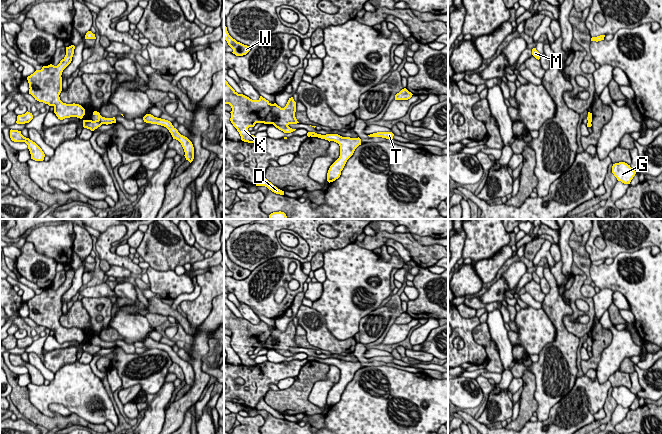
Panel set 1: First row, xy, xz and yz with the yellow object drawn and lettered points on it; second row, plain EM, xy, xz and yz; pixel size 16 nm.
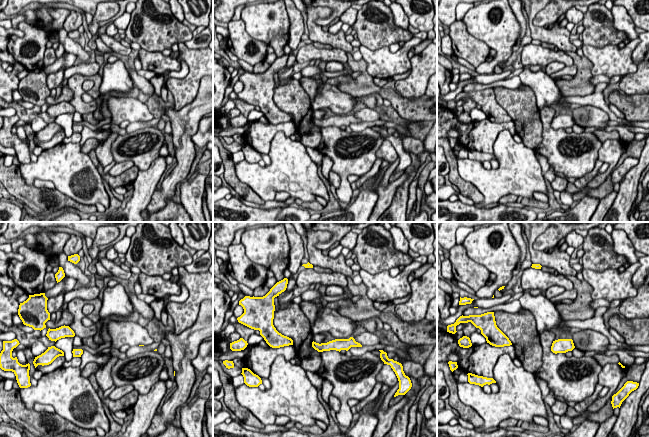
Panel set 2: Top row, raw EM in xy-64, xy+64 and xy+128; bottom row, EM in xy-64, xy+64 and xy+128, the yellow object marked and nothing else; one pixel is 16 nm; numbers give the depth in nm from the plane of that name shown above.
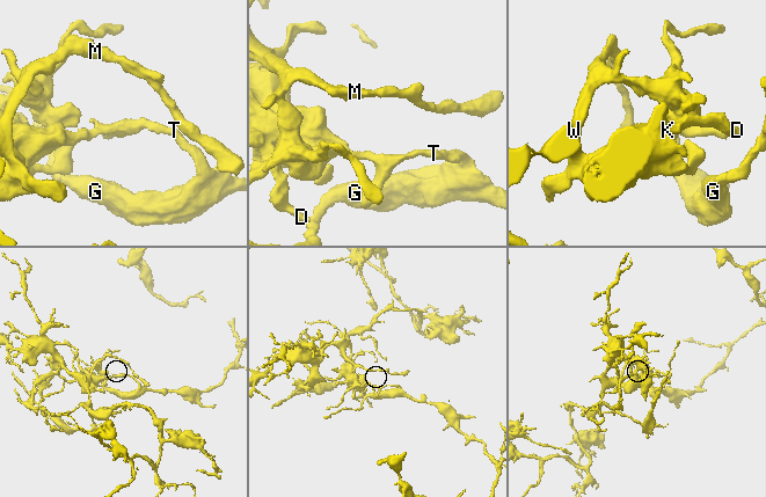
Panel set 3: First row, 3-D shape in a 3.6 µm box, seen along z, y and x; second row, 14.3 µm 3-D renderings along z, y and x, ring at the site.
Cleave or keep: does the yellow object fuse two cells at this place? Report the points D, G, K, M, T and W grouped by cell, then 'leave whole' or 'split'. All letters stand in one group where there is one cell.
groups D K M W / G T; split

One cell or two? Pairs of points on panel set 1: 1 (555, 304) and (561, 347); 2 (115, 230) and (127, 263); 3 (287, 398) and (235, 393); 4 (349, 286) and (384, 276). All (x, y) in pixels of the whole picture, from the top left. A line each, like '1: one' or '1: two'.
1: one
2: one
3: two
4: one

